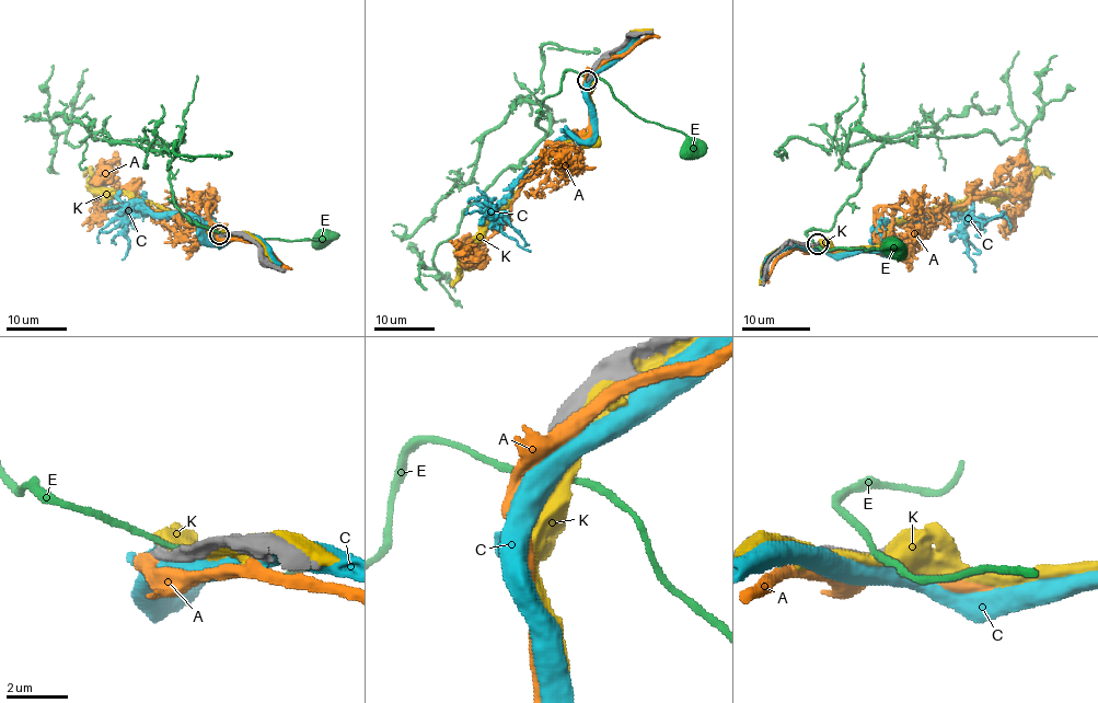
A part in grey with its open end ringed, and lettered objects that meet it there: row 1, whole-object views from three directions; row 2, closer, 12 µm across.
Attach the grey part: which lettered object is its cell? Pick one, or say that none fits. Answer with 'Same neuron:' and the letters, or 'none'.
Same neuron: none

